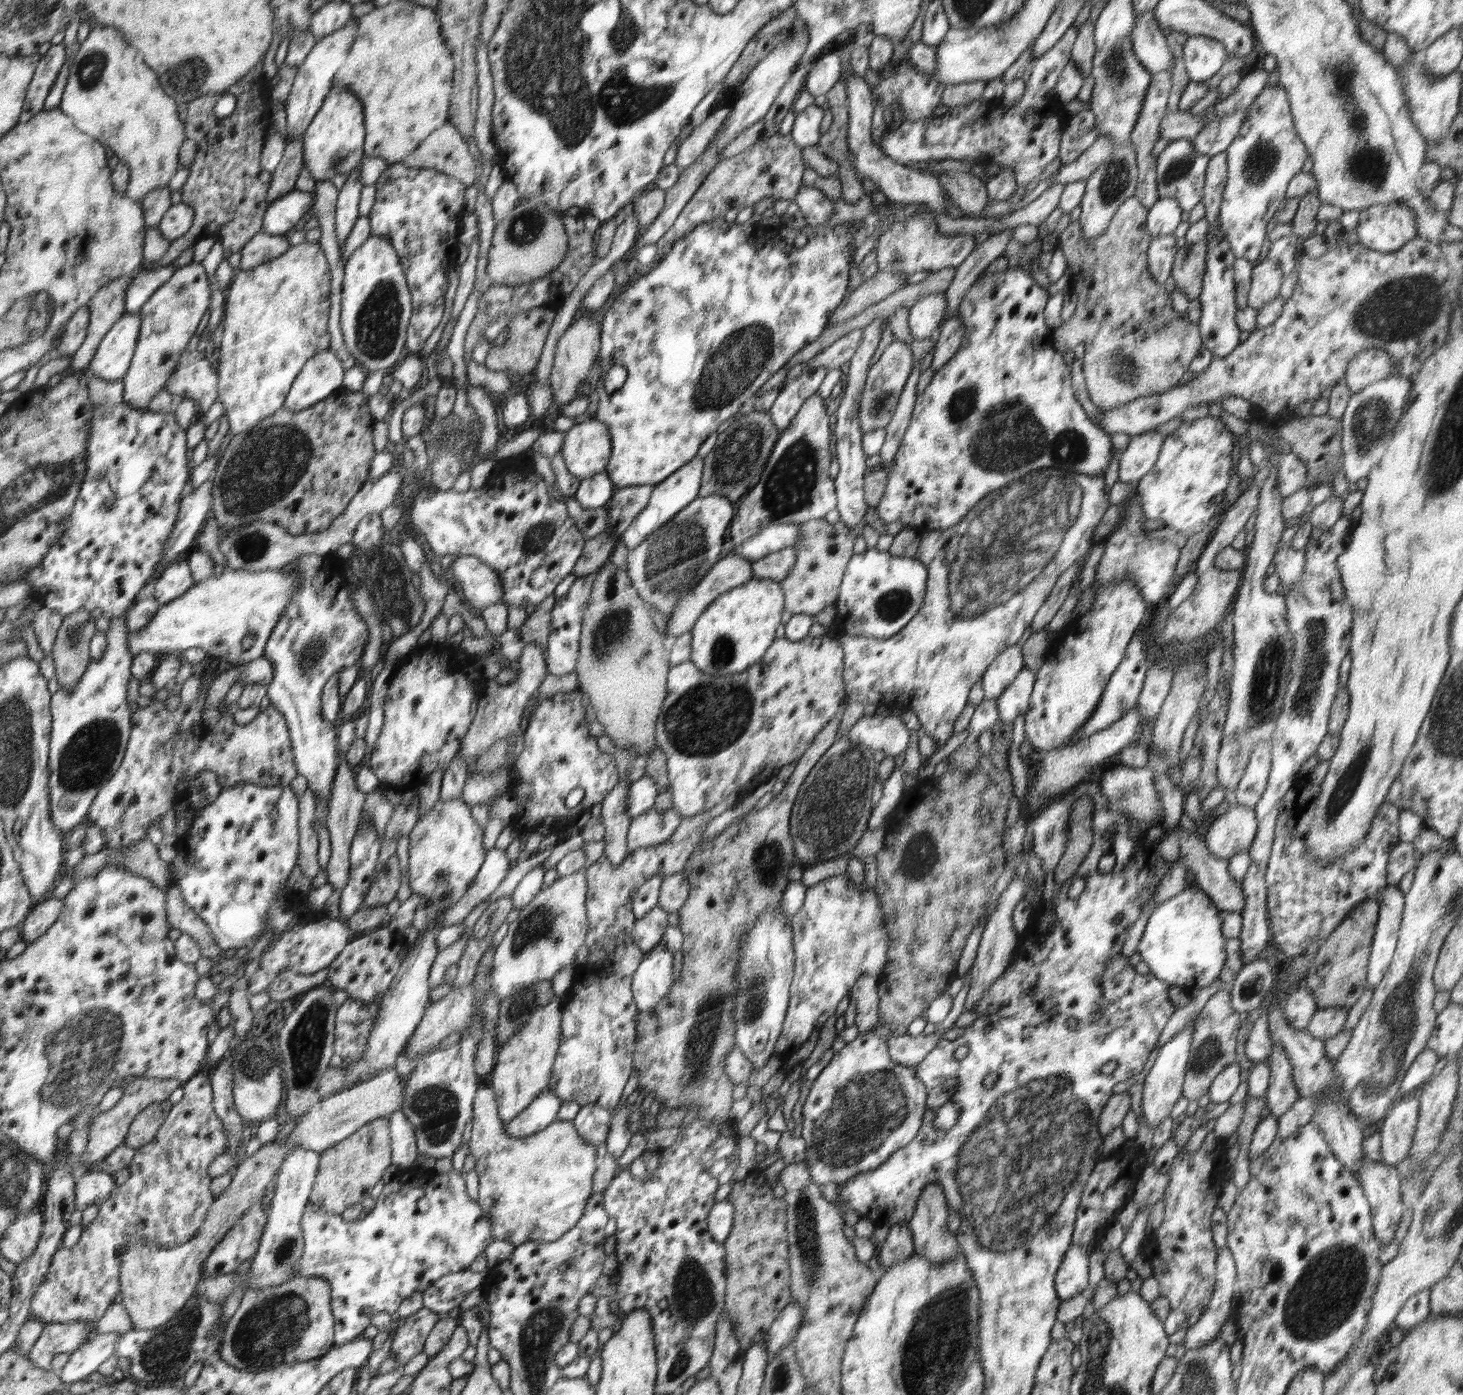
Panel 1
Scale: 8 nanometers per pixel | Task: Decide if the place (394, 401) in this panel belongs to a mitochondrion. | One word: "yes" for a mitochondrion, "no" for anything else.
no

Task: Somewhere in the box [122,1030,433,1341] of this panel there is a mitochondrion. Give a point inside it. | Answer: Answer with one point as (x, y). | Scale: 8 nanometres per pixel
(256, 1063)

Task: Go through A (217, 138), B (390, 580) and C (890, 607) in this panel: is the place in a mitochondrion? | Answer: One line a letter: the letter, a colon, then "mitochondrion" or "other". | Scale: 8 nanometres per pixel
A: other
B: mitochondrion
C: mitochondrion

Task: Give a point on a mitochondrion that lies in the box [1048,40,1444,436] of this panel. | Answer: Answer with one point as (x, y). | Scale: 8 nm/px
(1368, 164)

